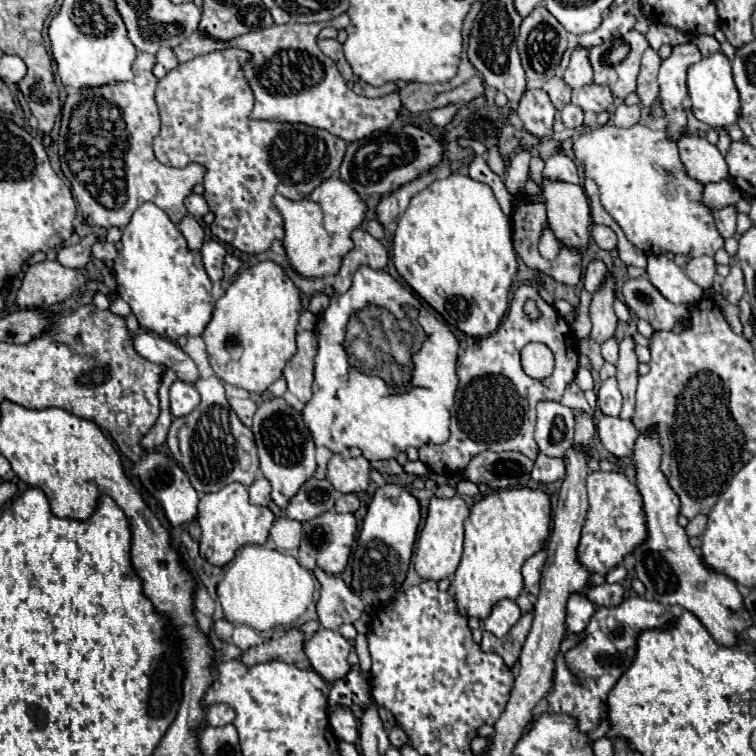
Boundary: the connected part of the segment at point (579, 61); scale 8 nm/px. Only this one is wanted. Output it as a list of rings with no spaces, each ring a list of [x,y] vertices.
[[[577,49],[571,55],[571,63],[563,73],[563,81],[571,87],[571,89],[579,89],[585,87],[587,83],[593,81],[593,69],[591,63],[587,59],[587,49]]]

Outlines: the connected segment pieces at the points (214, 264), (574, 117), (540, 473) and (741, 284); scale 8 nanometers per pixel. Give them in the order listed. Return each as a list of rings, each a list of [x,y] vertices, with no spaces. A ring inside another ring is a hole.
[[[205,241],[201,247],[203,255],[203,265],[213,283],[219,283],[223,277],[223,257],[225,257],[225,247],[219,241]]]
[[[565,105],[565,109],[561,111],[561,121],[567,129],[577,129],[583,125],[583,111],[577,105]]]
[[[537,455],[535,459],[535,467],[531,471],[531,479],[537,483],[553,483],[563,479],[565,475],[565,467],[563,467],[563,459],[555,459],[555,457],[547,457],[547,455]]]
[[[731,265],[729,275],[721,283],[721,293],[727,299],[727,303],[737,303],[743,293],[745,293],[745,281],[743,281],[743,271],[739,265]]]

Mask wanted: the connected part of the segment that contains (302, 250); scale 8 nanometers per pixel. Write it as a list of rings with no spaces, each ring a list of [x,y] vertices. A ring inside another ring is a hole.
[[[339,177],[325,179],[311,195],[301,201],[289,201],[283,195],[275,195],[275,207],[285,221],[285,251],[291,265],[303,277],[325,277],[339,273],[341,259],[351,251],[351,231],[355,231],[365,219],[367,205],[355,193],[353,187]]]

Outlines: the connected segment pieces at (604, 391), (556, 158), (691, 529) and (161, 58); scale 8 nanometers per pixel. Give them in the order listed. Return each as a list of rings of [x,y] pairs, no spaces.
[[[609,377],[601,383],[597,391],[597,407],[603,415],[617,417],[621,411],[621,392],[617,387],[617,379]]]
[[[563,153],[551,155],[545,161],[545,167],[543,167],[543,179],[549,179],[549,181],[565,181],[565,183],[579,183],[577,165],[573,163],[573,159],[569,159]]]
[[[697,515],[695,519],[689,521],[689,525],[685,527],[685,533],[689,537],[701,537],[703,531],[705,531],[705,525],[707,525],[707,517],[705,515]]]
[[[163,47],[159,53],[157,53],[157,63],[155,63],[155,69],[153,69],[153,73],[155,73],[155,77],[163,77],[163,75],[167,75],[167,71],[171,71],[171,69],[175,69],[177,67],[177,59],[173,57],[173,51],[169,49],[169,47]]]

